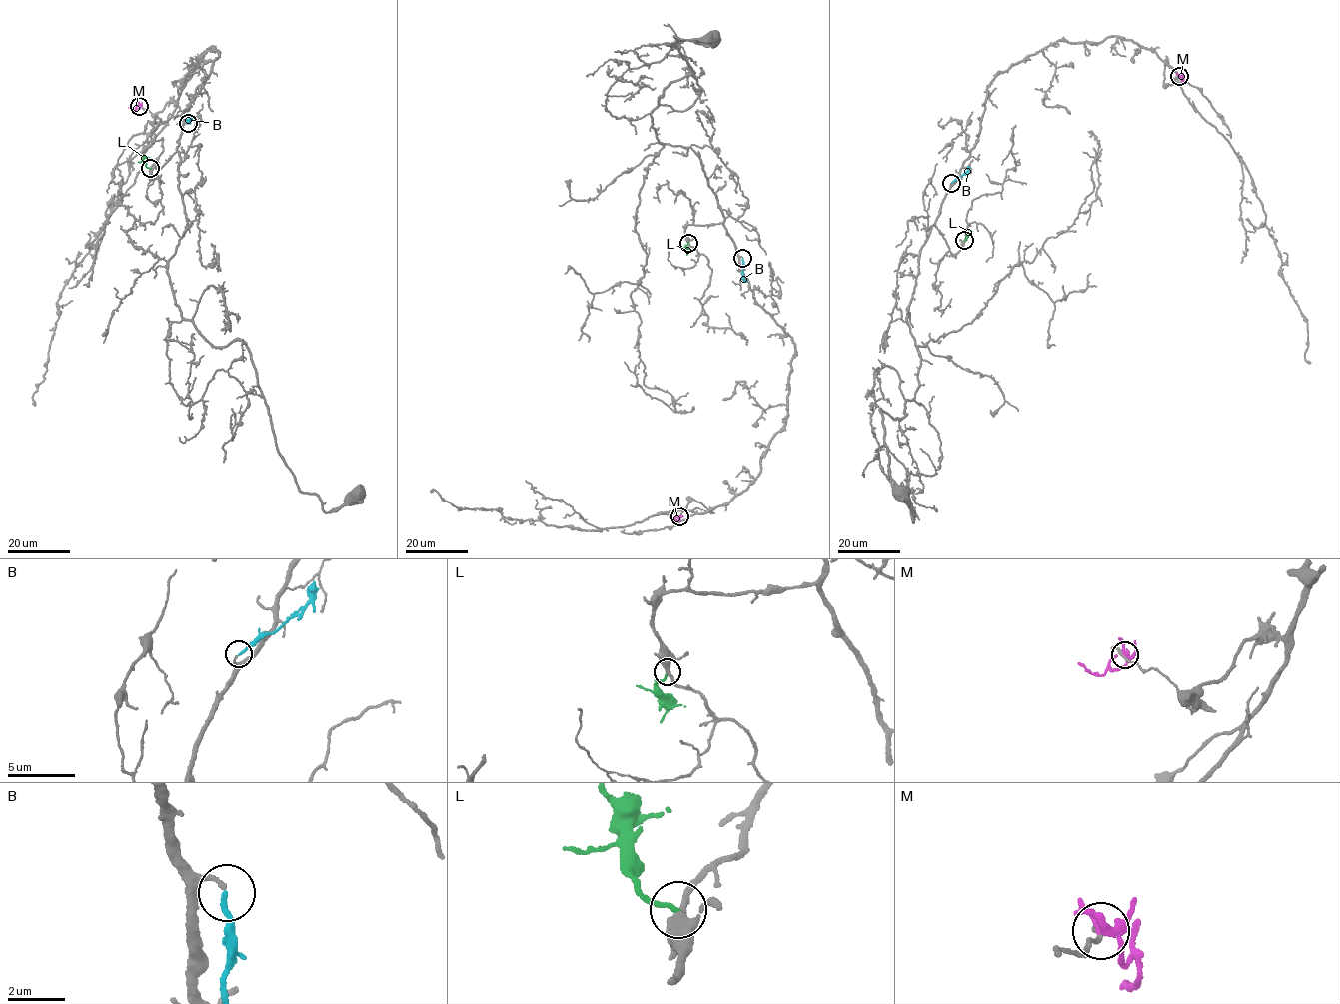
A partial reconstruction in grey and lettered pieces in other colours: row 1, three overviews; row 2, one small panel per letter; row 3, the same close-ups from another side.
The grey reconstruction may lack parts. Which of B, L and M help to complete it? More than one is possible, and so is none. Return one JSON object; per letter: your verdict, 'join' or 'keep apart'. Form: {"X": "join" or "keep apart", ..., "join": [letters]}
{"B": "join", "L": "keep apart", "M": "keep apart", "join": ["B"]}

